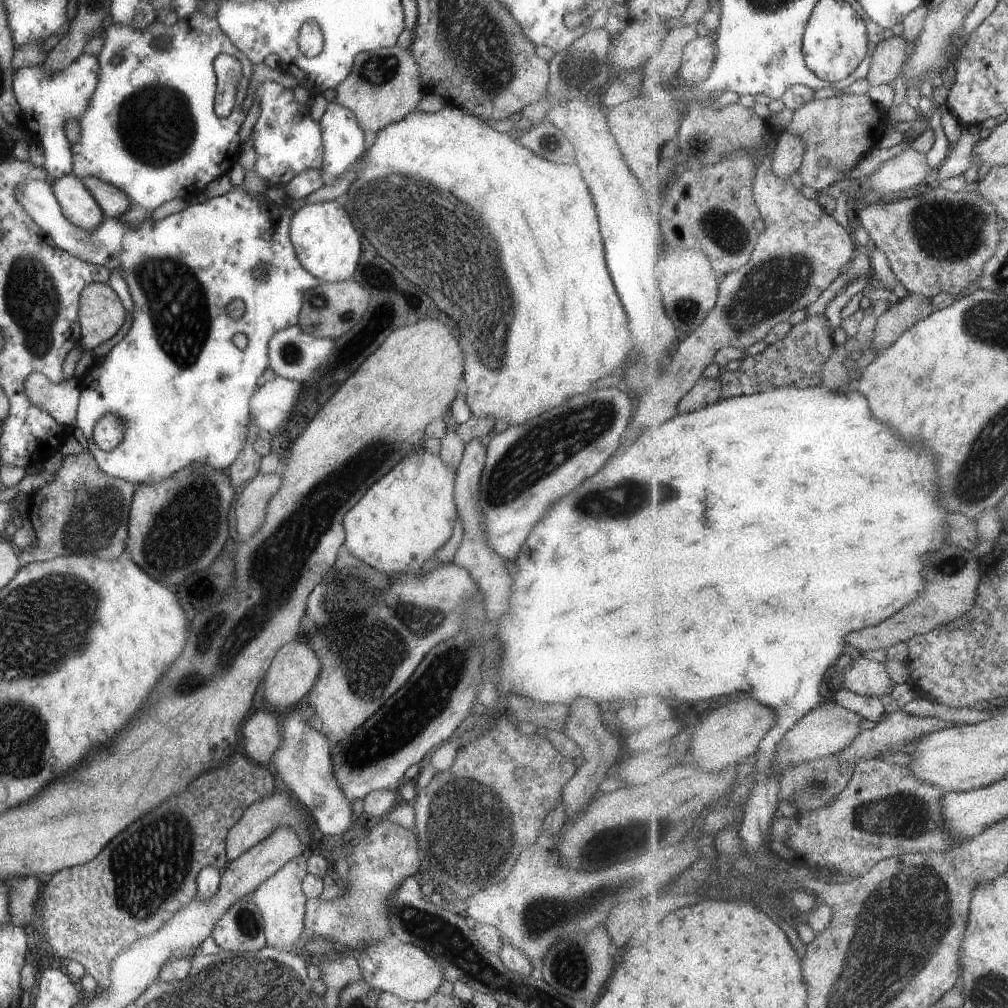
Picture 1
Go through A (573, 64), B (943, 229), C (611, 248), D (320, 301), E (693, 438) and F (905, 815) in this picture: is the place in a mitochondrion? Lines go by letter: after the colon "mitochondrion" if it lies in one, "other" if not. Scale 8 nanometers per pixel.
A: mitochondrion
B: mitochondrion
C: other
D: mitochondrion
E: other
F: mitochondrion

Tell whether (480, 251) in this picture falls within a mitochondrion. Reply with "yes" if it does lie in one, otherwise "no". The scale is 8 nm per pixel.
yes

